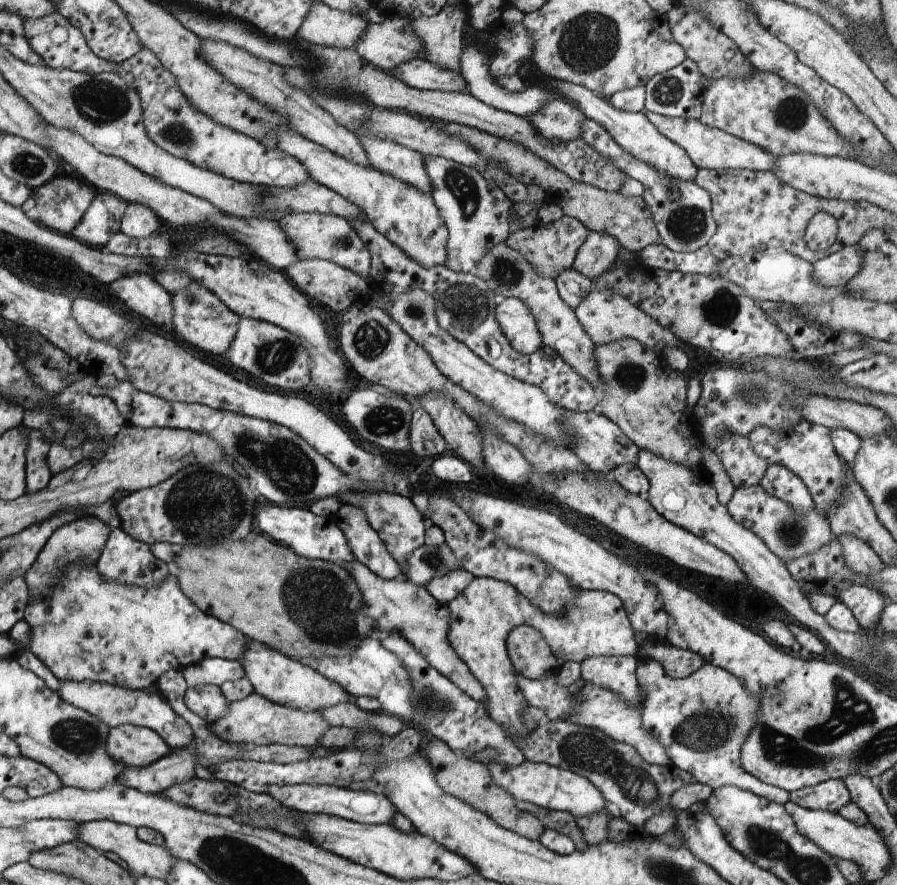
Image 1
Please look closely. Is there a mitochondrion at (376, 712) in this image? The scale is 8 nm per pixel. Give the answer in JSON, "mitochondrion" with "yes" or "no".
{"mitochondrion":"no"}

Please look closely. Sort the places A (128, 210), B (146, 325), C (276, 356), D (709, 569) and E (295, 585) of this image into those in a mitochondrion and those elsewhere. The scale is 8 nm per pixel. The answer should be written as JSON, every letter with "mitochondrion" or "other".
{"A":"other","B":"other","C":"mitochondrion","D":"other","E":"mitochondrion"}

